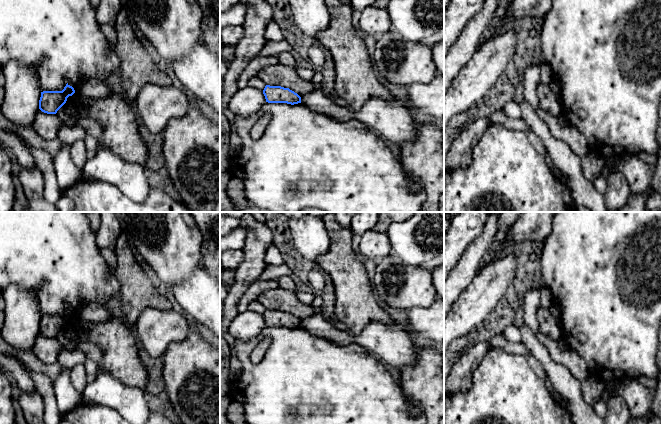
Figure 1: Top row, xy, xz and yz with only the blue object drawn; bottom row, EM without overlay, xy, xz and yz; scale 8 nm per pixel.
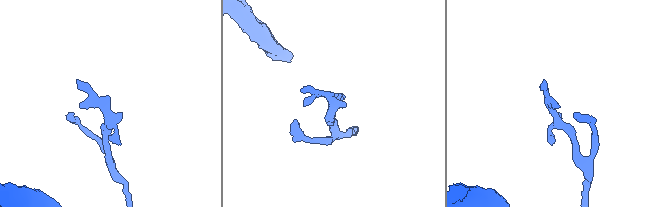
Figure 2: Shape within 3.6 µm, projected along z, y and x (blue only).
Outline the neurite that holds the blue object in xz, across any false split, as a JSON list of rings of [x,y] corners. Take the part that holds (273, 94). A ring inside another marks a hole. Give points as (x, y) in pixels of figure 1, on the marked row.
[[[266,85],[263,94],[268,103],[287,103],[291,105],[301,103],[301,97],[297,93],[281,86]]]

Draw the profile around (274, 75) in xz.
[[[280,63],[261,68],[256,76],[264,81],[266,85],[289,88],[300,97],[315,90],[324,92],[321,84],[302,80],[297,75],[296,68],[284,66]]]

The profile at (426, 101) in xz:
[[[437,74],[429,83],[407,86],[408,106],[417,121],[444,118],[444,76]]]

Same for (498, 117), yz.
[[[504,110],[494,111],[489,119],[492,123],[501,124],[504,127],[512,130],[520,130],[524,132],[528,132],[530,129],[529,125],[522,119],[511,118],[506,115]]]

